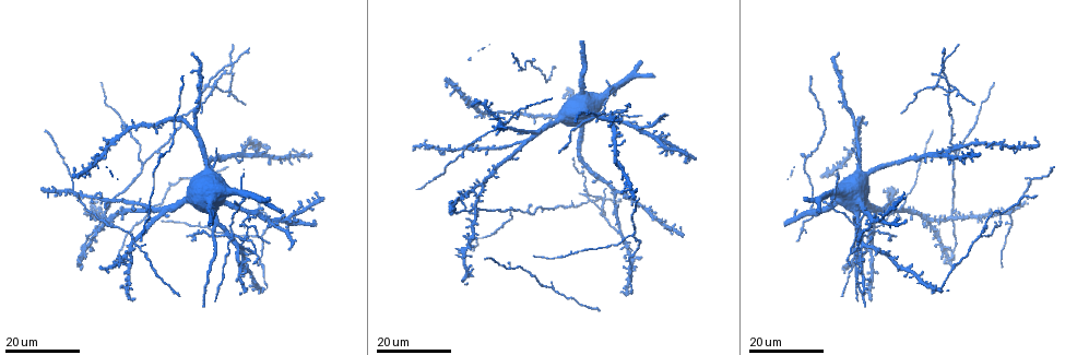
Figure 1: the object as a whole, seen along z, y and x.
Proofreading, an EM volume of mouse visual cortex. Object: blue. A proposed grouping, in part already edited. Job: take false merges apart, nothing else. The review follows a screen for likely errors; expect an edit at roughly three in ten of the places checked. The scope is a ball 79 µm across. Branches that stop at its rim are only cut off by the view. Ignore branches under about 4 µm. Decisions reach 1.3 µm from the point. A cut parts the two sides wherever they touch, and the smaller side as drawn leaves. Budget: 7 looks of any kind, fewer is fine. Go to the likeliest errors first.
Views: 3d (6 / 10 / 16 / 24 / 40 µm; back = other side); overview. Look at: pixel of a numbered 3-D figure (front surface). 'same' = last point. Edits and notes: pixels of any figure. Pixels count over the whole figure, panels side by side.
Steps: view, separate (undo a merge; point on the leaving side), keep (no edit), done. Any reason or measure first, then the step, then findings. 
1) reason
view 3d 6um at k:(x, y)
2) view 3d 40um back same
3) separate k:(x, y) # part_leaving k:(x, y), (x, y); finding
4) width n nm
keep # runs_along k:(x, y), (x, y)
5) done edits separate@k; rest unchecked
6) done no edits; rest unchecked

four or more arms meet
view 3d 24um at 1:(231, 63)

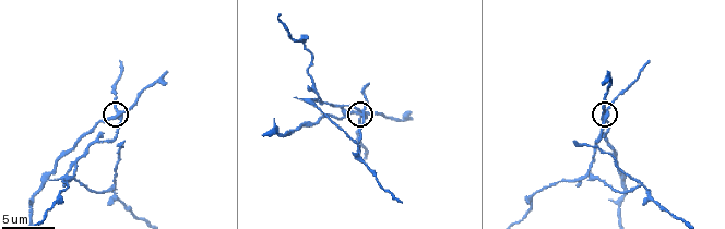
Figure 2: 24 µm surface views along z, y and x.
closer look
view 3d 10um at 2:(119, 116)

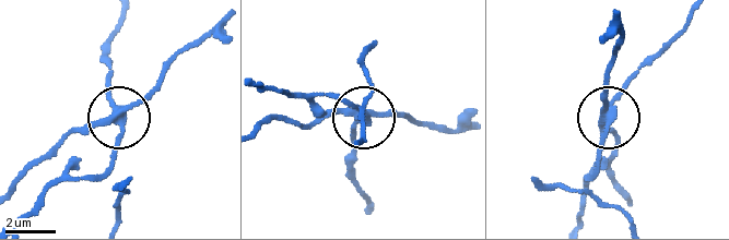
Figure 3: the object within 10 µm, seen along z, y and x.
side_arm 7 um
separate 3:(113, 153) # part_leaving 3:(114, 116), (120, 139), (108, 170), (58, 184), (22, 219); two neurons meet here

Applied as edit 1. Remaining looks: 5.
redraw
view overview

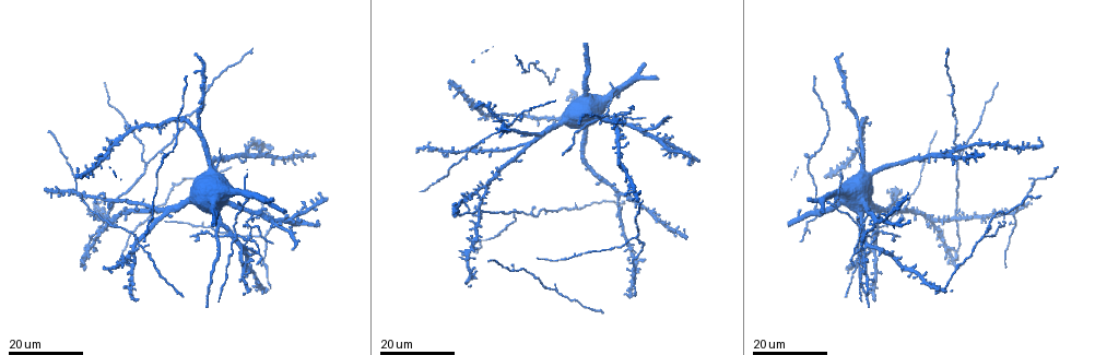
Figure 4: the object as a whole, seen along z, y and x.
branch point
view 3d 16um at 4:(137, 245)

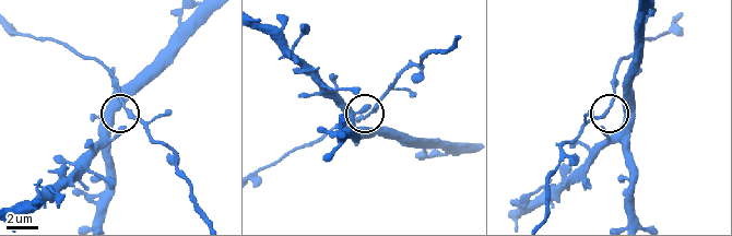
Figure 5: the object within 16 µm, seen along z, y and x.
view 3d 6um at 5:(376, 108)

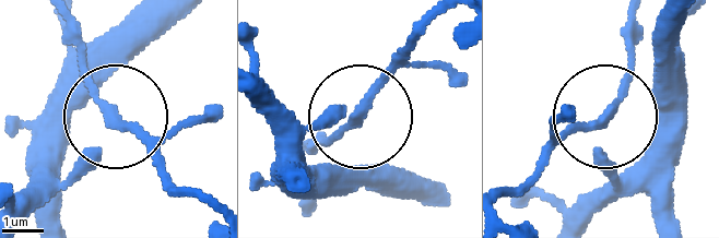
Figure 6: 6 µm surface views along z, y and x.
keep # all the same neuron

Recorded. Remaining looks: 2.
view 3d 24um at 4:(838, 192)

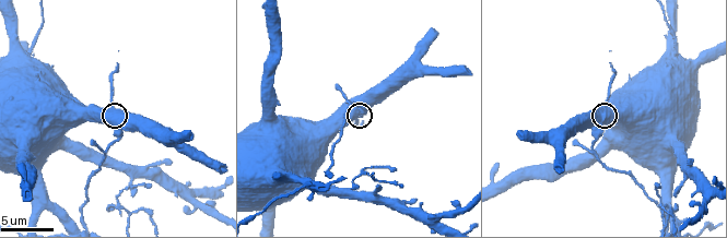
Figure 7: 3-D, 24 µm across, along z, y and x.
view 3d 6um at 7:(607, 107)

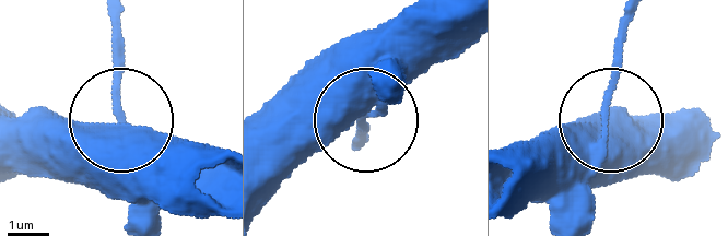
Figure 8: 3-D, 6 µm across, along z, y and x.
keep # all the same neuron

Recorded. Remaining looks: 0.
done edits separate@3; rest unchecked

